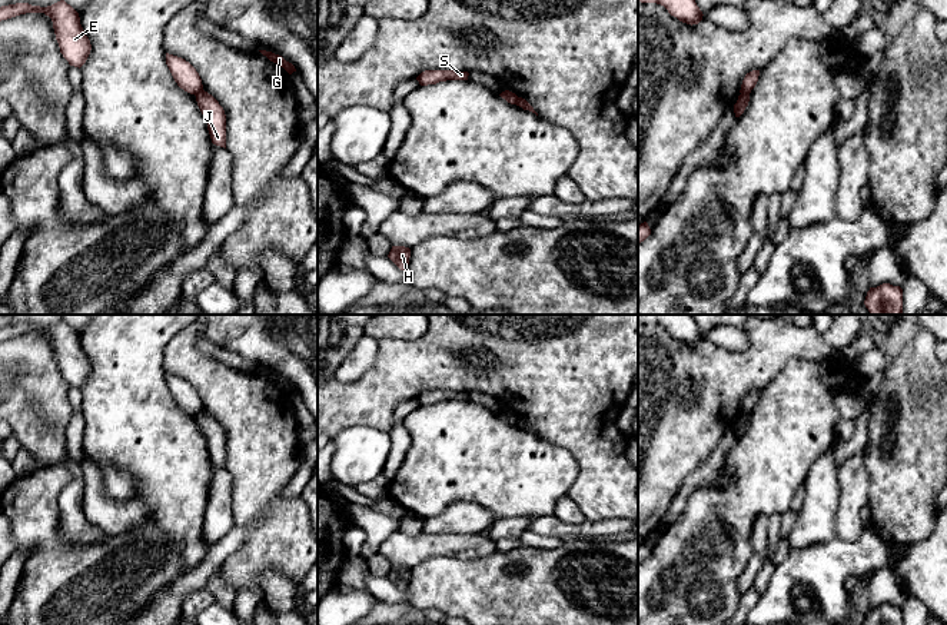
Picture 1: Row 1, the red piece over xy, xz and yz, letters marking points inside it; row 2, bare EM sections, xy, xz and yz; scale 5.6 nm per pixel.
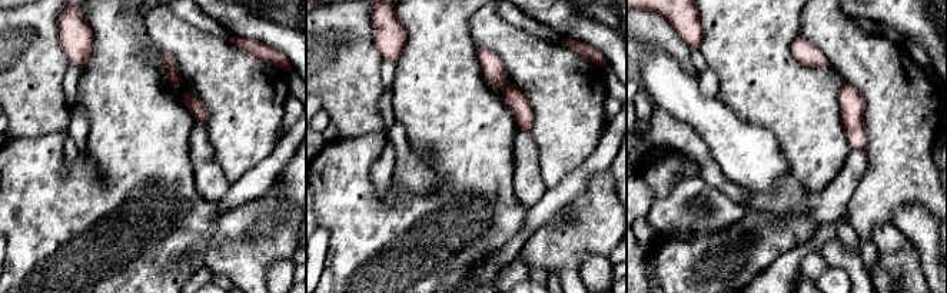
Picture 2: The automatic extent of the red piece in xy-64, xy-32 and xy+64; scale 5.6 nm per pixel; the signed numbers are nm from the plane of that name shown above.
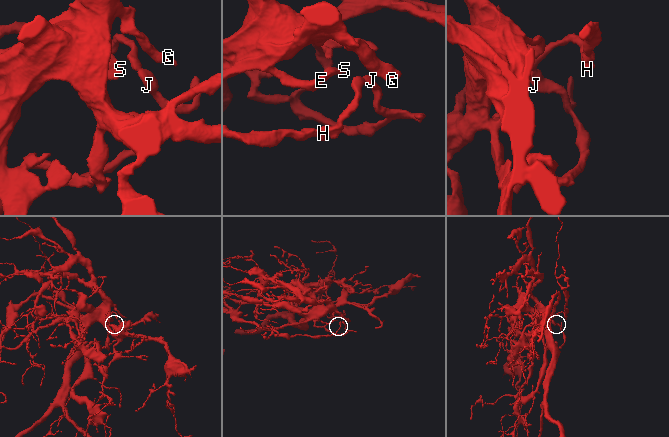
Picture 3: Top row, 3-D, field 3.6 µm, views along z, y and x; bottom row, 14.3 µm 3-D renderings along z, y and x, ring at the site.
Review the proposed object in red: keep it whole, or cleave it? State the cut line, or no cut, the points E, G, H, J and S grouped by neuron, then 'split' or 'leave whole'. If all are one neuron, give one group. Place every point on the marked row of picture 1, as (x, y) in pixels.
cut in xz along (519, 97), (517, 105); E G J S / H; split

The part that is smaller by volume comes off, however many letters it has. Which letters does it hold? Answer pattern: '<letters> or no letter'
H

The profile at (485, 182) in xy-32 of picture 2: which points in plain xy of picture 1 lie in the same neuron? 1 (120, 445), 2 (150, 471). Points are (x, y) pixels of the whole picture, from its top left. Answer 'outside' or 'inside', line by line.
1: inside
2: inside

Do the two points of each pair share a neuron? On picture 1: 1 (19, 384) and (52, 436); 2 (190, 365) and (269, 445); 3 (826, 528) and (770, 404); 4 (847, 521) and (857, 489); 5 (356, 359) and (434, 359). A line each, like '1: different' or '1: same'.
1: same
2: same
3: different
4: same
5: different

